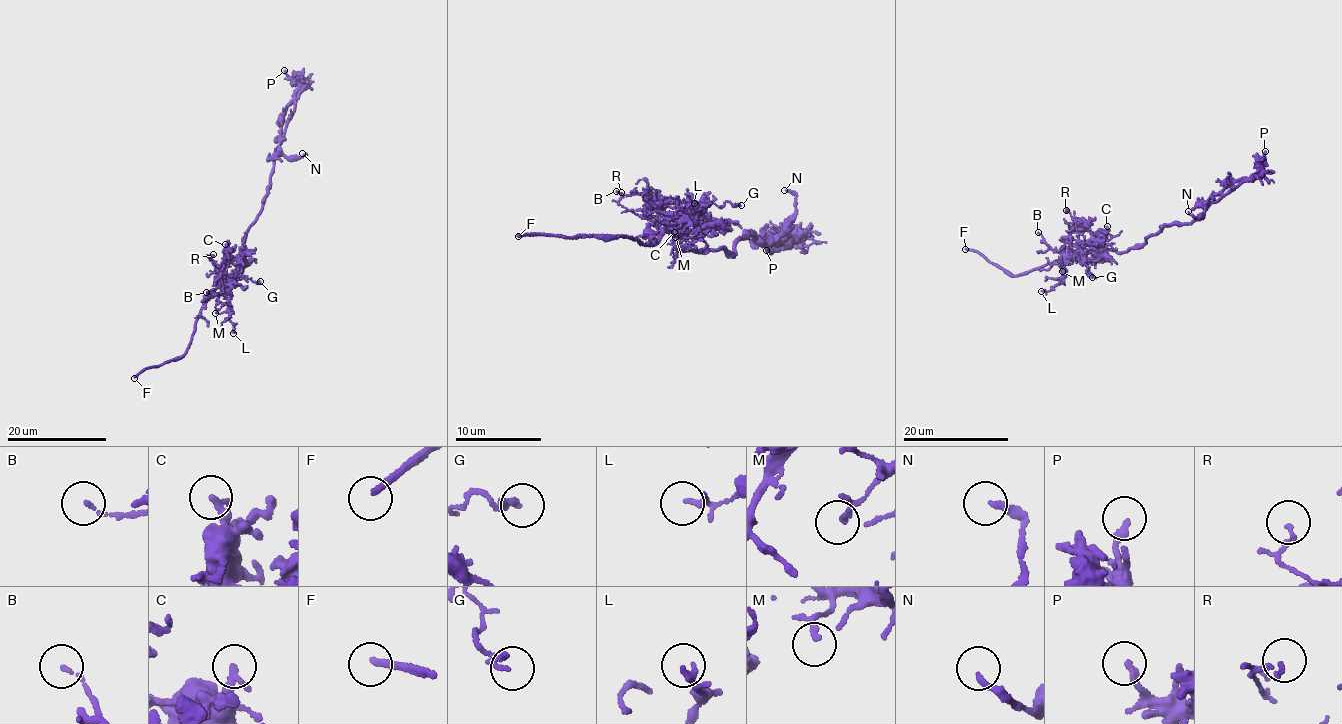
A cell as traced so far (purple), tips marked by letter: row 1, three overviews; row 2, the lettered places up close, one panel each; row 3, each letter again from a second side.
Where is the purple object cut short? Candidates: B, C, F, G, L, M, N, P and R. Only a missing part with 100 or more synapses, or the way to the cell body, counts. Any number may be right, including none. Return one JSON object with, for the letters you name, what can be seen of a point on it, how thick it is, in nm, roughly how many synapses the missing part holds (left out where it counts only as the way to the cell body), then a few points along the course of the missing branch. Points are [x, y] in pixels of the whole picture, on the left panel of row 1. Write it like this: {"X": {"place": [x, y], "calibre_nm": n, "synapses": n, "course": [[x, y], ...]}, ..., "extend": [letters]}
{"F": {"place": [134, 378], "calibre_nm": 220}, "extend": ["F"]}

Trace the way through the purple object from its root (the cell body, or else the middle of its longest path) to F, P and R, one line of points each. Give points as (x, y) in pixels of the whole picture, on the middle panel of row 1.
F: (722, 249), (684, 251), (664, 231), (652, 245), (617, 236), (518, 236)
P: (722, 249), (733, 253), (746, 234), (769, 251), (783, 235), (792, 241), (766, 250)
R: (722, 249), (700, 253), (662, 222), (654, 221), (641, 211), (626, 208), (618, 202), (621, 192)

